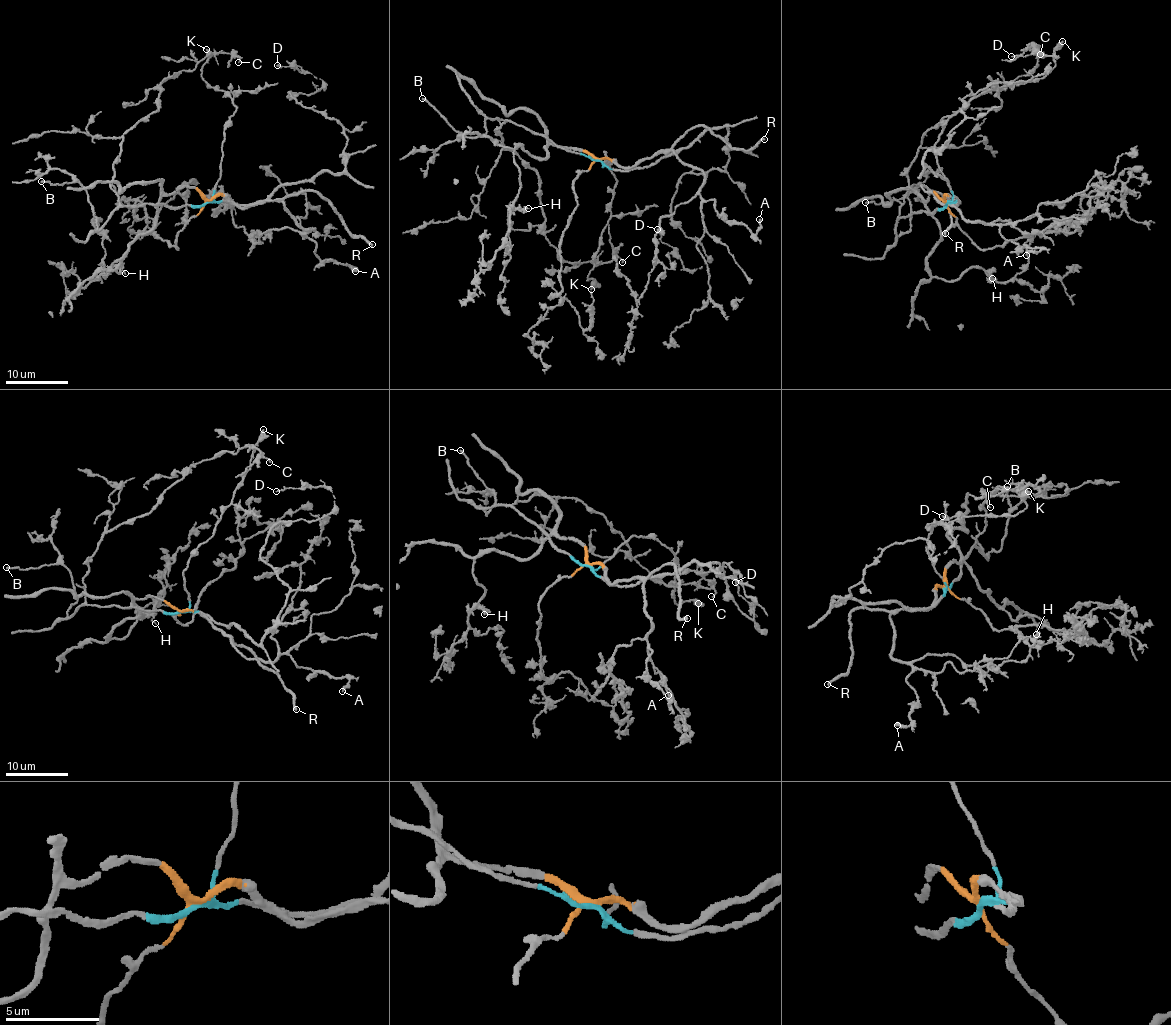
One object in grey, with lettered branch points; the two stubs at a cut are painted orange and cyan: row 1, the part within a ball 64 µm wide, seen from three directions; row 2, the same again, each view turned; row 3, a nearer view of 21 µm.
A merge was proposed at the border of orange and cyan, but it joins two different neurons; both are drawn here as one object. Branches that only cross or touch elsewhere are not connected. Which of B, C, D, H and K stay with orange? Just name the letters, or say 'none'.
H

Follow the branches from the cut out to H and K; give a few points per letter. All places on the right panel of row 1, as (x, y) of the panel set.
H: (946, 203), (932, 191), (925, 200), (940, 233), (927, 269), (947, 280), (979, 268), (990, 271), (992, 278)
K: (946, 203), (953, 193), (938, 164), (935, 142), (943, 124), (980, 94), (1043, 79), (1063, 41)

